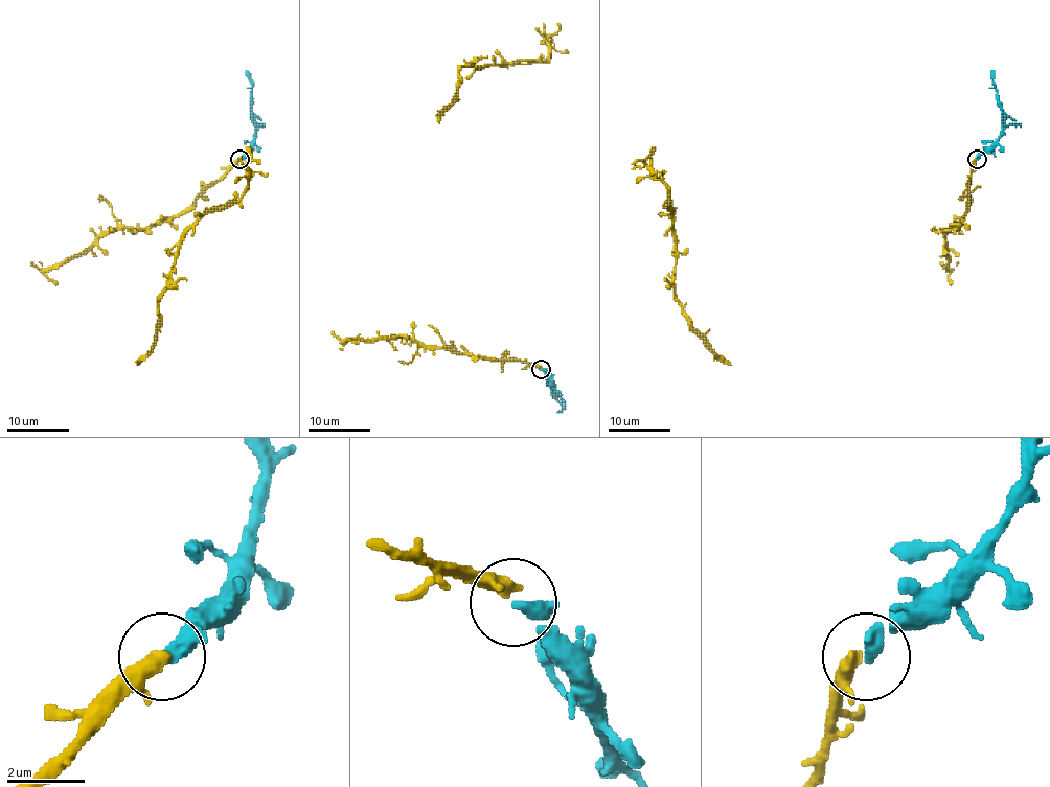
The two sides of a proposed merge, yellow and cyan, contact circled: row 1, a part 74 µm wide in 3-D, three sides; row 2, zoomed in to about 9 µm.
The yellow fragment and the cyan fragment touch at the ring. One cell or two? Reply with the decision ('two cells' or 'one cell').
one cell

